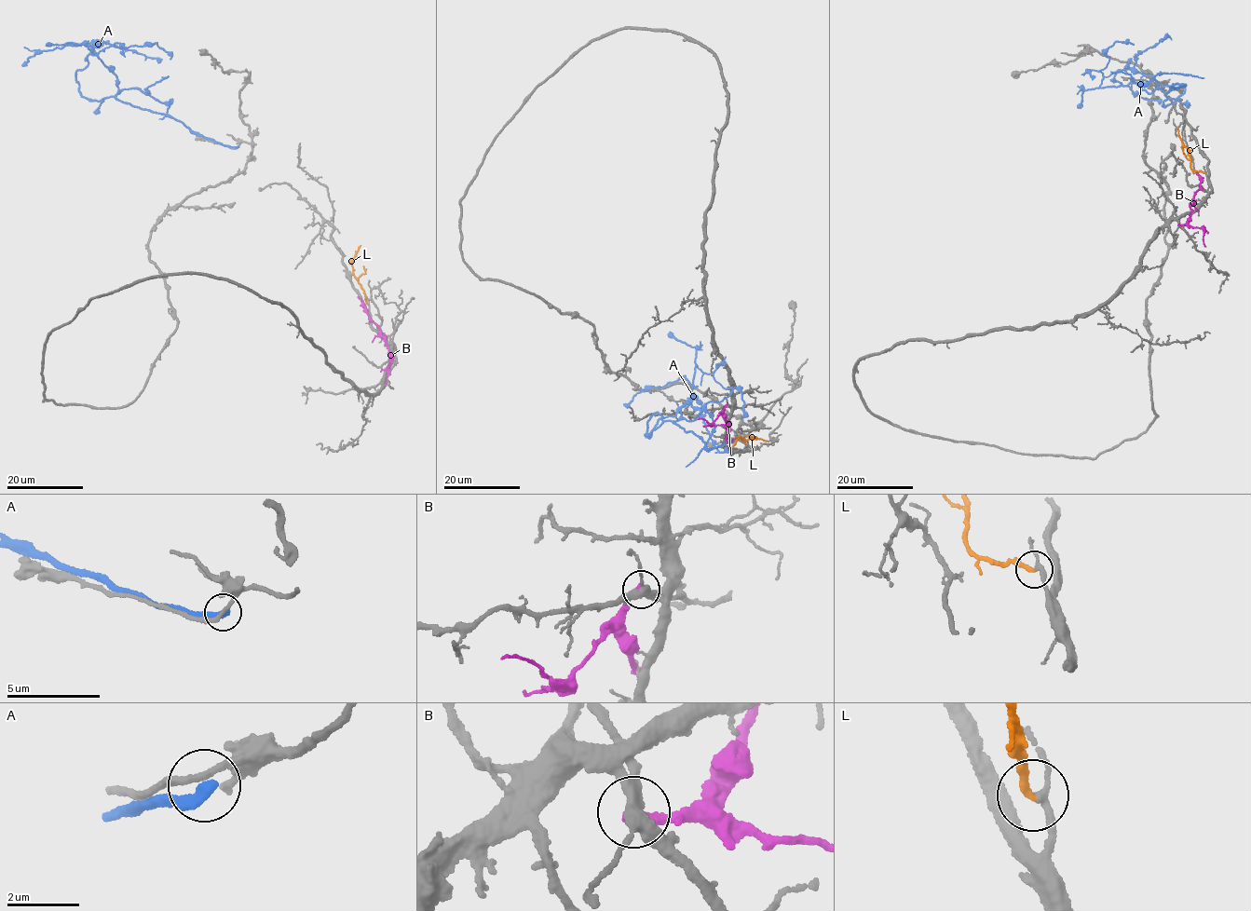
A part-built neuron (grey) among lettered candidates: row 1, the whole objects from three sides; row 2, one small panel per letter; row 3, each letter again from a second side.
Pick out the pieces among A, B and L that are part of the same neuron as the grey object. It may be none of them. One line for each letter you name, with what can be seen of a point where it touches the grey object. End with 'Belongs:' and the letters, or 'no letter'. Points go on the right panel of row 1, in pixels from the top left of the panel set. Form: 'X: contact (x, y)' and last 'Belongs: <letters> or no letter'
L: contact (1204, 172)
Belongs: L

